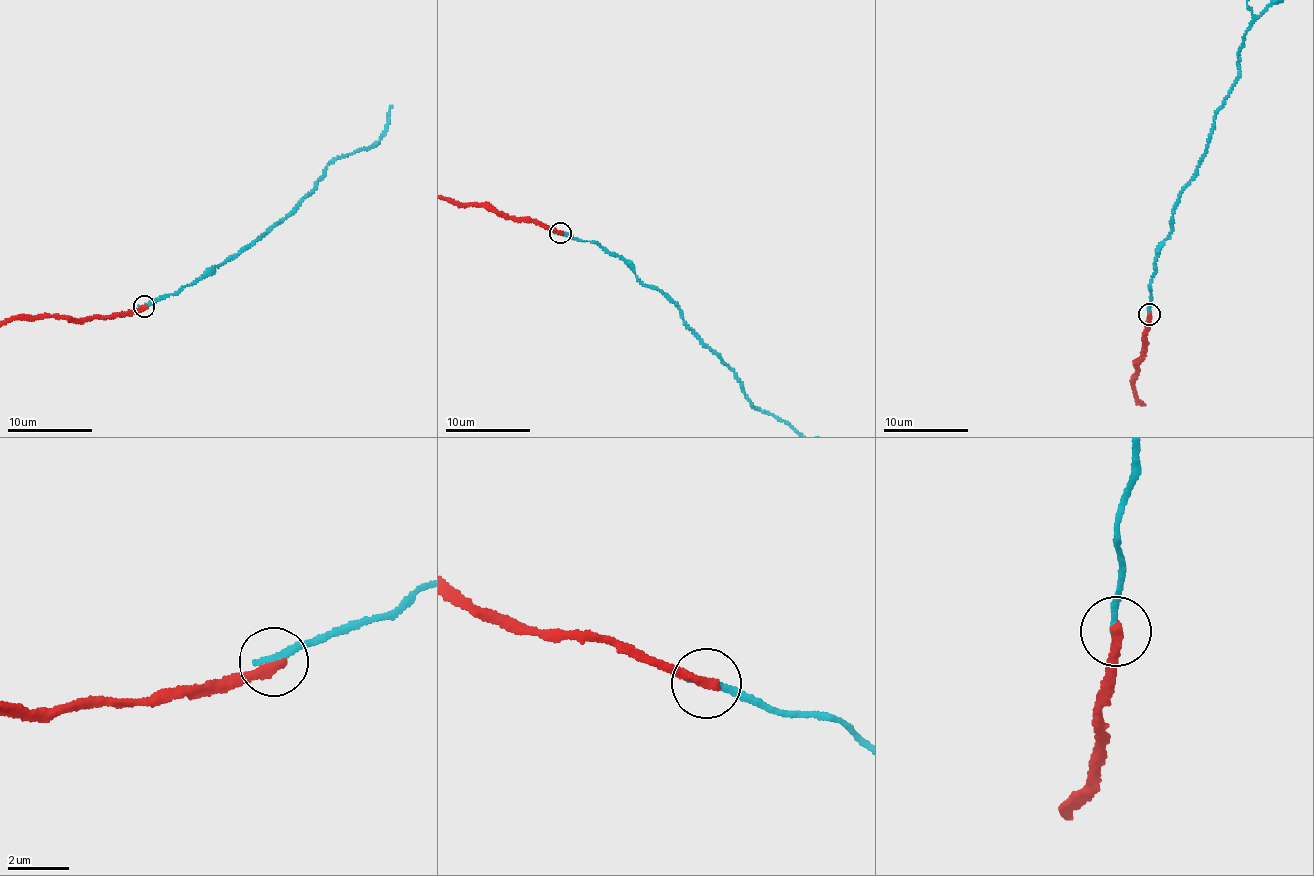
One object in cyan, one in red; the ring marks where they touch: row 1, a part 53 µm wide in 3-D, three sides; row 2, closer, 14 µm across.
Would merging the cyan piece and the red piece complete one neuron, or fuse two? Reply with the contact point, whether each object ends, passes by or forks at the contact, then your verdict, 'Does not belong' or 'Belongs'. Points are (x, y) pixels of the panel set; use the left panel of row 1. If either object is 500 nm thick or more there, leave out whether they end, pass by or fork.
Place: (144, 306). At the ring cyan ends. At the ring red ends. Does not belong

